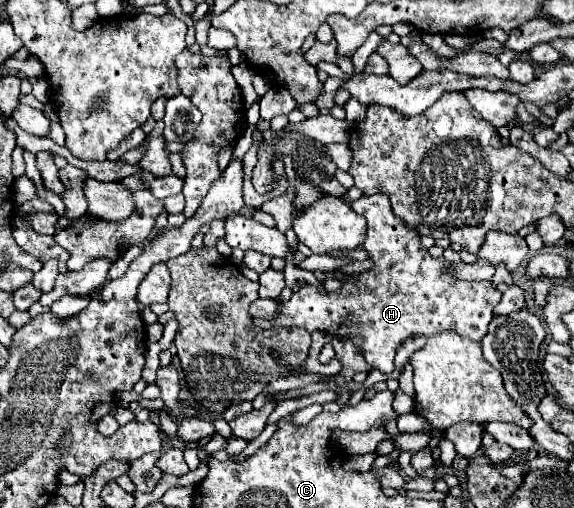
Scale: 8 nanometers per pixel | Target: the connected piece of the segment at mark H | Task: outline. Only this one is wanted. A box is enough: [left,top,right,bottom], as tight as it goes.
[253,194,501,374]

